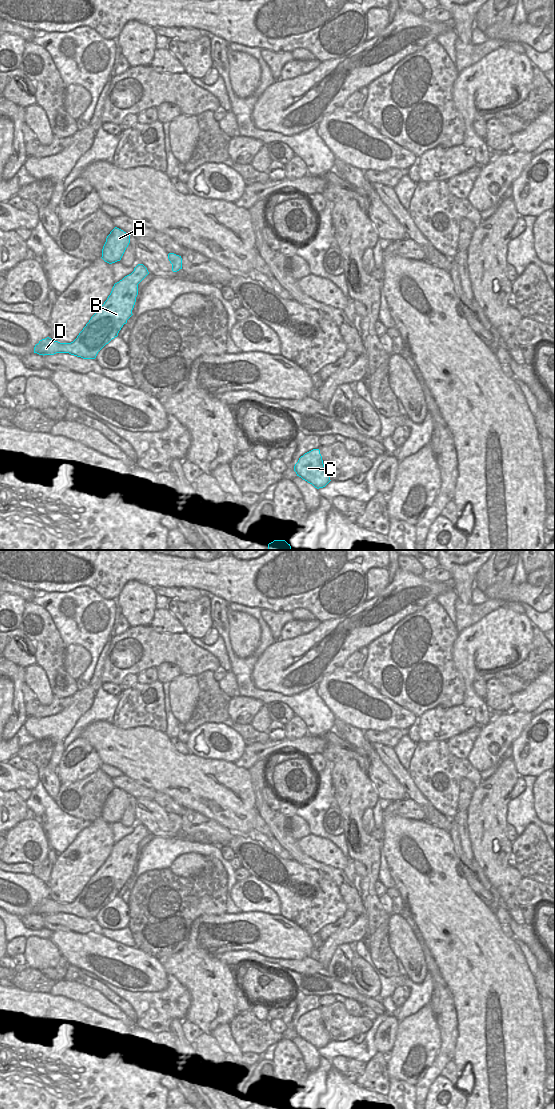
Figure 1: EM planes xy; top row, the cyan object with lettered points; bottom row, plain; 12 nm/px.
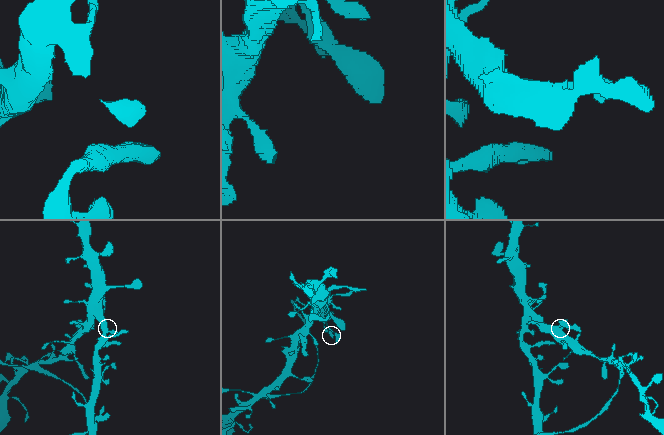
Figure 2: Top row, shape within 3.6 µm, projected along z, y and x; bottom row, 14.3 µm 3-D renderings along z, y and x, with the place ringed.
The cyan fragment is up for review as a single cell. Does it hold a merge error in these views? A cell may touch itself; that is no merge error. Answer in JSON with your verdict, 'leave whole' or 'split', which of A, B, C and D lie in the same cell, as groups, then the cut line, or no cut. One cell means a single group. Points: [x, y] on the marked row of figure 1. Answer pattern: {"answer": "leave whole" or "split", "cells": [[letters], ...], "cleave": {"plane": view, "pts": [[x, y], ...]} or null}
{"answer": "leave whole", "cells": [["A", "B", "C", "D"]], "cleave": null}

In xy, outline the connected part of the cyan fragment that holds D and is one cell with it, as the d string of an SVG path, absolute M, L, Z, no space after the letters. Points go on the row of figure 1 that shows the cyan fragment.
M138 264L134 271L115 283L104 304L95 312L89 322L71 343L60 343L47 337L34 347L39 355L69 353L83 359L95 359L98 352L112 339L133 315L138 284L149 274L143 264Z

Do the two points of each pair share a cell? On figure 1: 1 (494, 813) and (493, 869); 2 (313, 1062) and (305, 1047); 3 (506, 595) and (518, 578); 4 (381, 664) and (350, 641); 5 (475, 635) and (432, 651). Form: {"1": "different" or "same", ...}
{"1": "same", "2": "same", "3": "different", "4": "different", "5": "different"}

